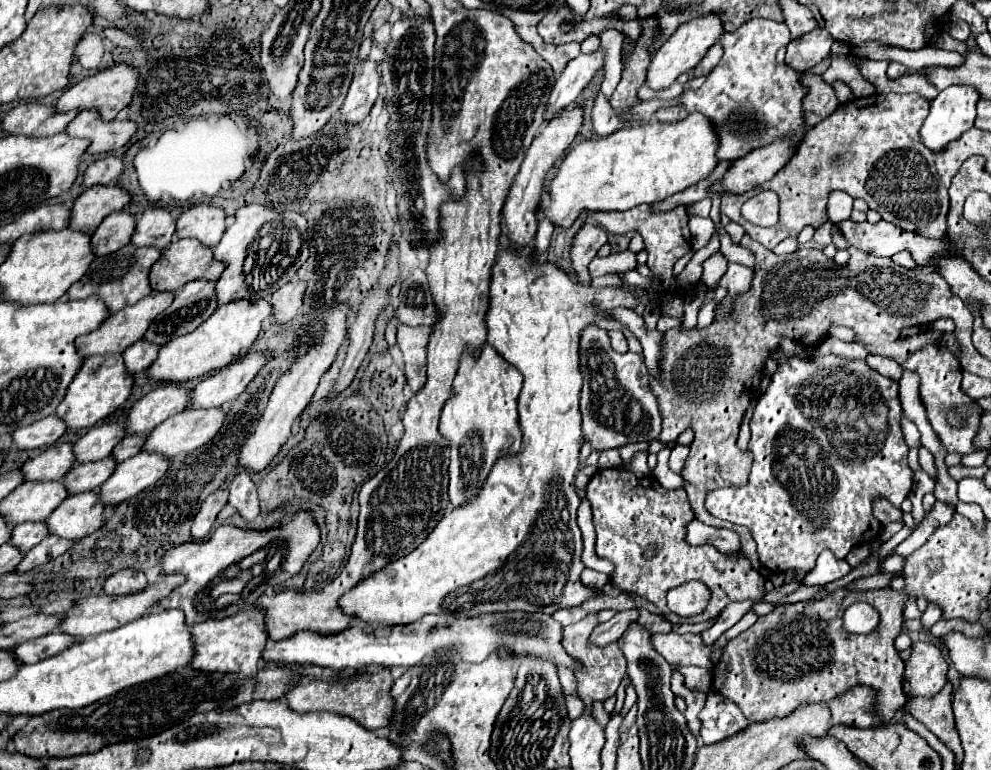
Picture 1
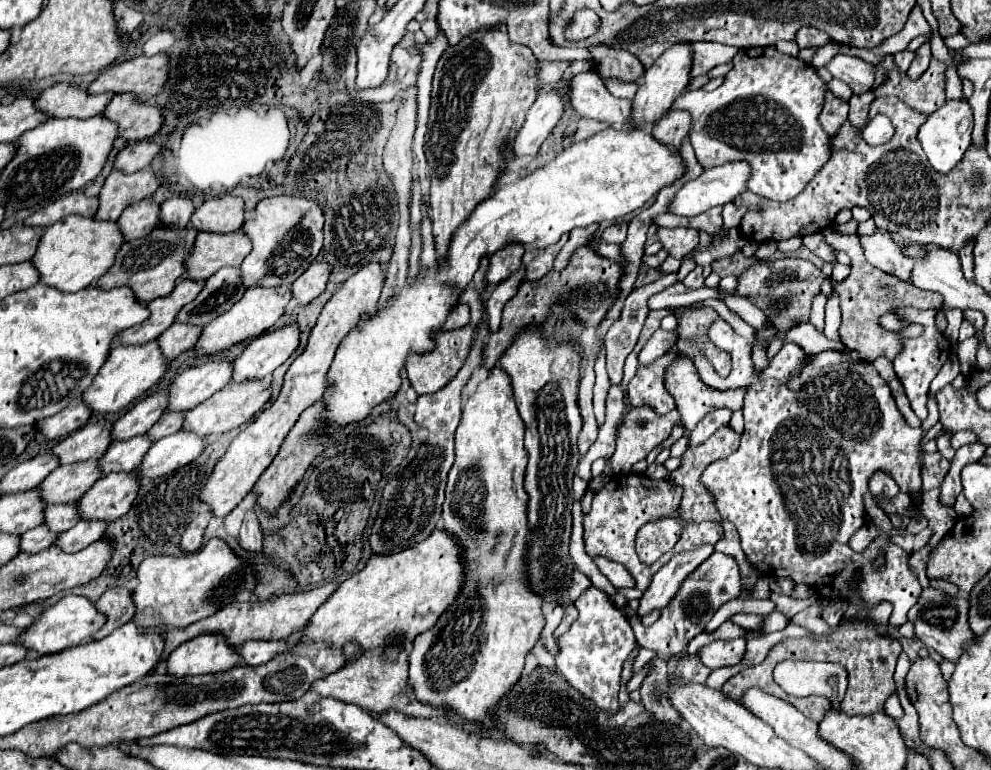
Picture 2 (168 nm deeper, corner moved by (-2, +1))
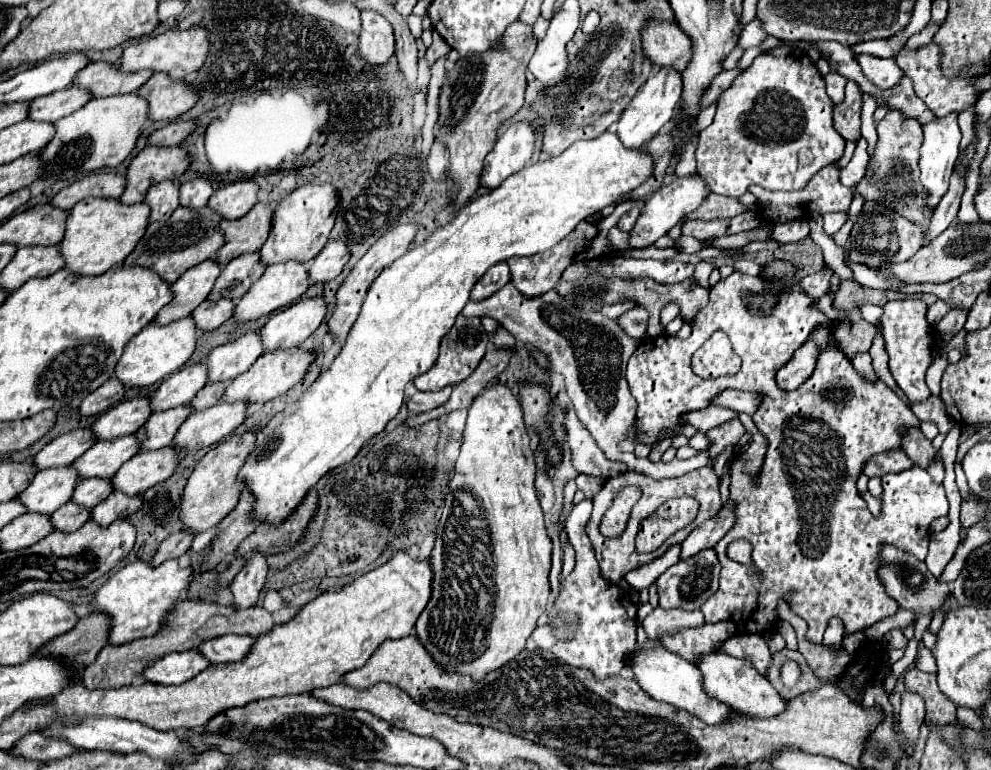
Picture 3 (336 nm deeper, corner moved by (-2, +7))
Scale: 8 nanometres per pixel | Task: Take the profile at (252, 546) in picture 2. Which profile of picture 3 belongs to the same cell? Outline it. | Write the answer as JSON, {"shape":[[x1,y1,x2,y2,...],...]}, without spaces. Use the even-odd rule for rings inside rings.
{"shape":[[253,549,245,567,231,583,231,593,235,597,233,605,253,607,259,599,259,591,263,589,265,575,267,575,267,557,259,549]]}

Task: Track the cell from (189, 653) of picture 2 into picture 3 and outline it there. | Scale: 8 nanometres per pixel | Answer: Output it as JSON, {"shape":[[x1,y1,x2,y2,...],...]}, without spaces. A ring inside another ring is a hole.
{"shape":[[199,649,171,653,159,659,159,663,151,665,147,671,143,671,143,679,161,685,179,685,195,677,199,671,205,671,209,665,211,661,203,657]]}

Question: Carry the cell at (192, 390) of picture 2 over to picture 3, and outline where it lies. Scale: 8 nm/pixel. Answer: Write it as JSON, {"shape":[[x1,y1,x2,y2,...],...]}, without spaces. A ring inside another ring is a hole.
{"shape":[[245,333,243,337,227,343,223,347,213,349,207,355,207,383,227,383,247,371,255,359,263,353,259,343,259,333]]}

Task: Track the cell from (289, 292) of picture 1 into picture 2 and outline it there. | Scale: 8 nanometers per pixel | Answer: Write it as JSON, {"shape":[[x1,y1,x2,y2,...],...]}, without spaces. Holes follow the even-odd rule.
{"shape":[[315,261,299,279,295,279,291,291,299,305,309,305,315,297,319,297,325,291,333,267,335,265,329,261]]}

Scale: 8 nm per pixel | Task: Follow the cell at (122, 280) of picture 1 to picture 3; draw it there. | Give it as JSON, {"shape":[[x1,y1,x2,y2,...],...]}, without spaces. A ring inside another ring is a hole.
{"shape":[[177,207,169,221,165,223,149,223,145,235,139,239,137,247,125,257,123,265,139,265,145,269,155,271,159,277,163,277,165,283,175,283,187,269,203,263,205,259,213,259,217,249,223,245,223,237,219,231,221,217,211,211,209,207,203,207,199,211,189,207]]}

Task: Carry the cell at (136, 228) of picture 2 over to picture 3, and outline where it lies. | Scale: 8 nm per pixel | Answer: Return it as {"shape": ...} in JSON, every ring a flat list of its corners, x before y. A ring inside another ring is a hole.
{"shape":[[161,181,153,185,143,199,143,203,149,205,151,209,149,223,167,221,171,213,179,207,177,201,179,201,179,185,175,185,173,181]]}

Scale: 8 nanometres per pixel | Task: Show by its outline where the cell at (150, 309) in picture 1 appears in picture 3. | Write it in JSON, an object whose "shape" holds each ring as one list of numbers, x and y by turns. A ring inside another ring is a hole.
{"shape":[[207,259,201,265,195,265,193,269,185,271,183,277,179,277,175,283,171,283,169,289,173,293,173,299,157,313,153,323,167,325,177,319,189,317,191,311,201,301,207,299,215,279,219,277,219,271,221,271,221,267,213,259]]}

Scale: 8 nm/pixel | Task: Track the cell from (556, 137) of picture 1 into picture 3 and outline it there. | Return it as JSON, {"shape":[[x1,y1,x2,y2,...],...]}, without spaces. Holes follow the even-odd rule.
{"shape":[[503,261,503,263,495,263,493,267,489,267,483,275,483,279,479,279,471,291,471,299,473,301,479,301,479,299,485,299,487,295,493,295,497,289,501,289,507,281,511,279,509,275,509,265]]}

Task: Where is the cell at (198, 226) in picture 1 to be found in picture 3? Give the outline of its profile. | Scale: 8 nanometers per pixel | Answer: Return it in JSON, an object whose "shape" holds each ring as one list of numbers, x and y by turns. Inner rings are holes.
{"shape":[[239,181,221,187,211,195,207,207,215,213,223,215,223,219,239,219,251,211,251,207,257,203,257,185,253,181]]}

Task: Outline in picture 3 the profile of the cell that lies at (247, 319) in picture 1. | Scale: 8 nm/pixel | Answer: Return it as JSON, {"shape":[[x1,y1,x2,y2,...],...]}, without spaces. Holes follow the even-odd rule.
{"shape":[[281,263,281,265,271,265,267,271,259,277,259,281,237,301,231,319,235,323,245,323,245,321,255,321,263,315,271,315,273,311,281,307,289,307,293,301,299,301,301,295,307,291,309,279,307,279,307,269,305,265,299,263]]}

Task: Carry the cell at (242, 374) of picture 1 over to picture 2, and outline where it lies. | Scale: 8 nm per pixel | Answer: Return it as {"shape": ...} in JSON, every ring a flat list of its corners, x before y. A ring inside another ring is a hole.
{"shape":[[287,323,251,339,241,357,233,361,235,369,231,381,263,379,271,375,281,363,285,363,297,351,299,335,299,325]]}

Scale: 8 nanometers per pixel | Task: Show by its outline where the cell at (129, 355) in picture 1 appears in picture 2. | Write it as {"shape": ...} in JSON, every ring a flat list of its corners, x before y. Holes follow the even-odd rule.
{"shape":[[173,323,161,337,161,349,167,355,167,359,175,359,177,355,181,355,183,351,189,351,195,347,199,335,201,335,203,327,191,327,191,325,183,325,183,323]]}

